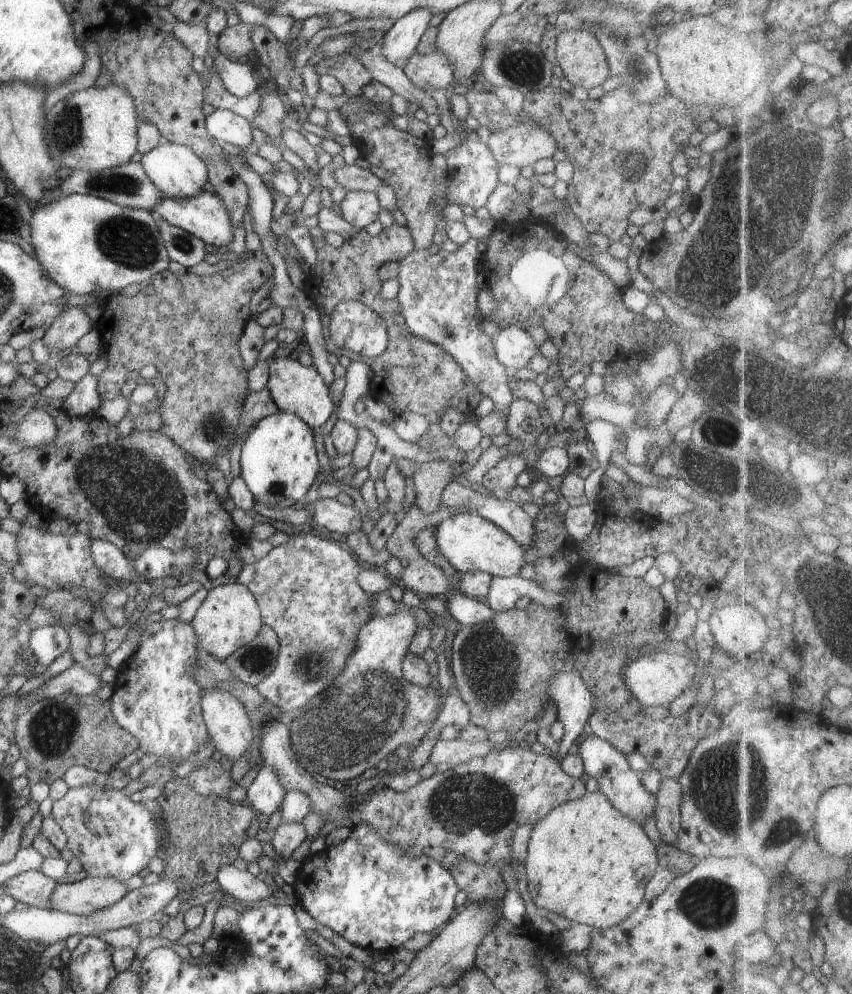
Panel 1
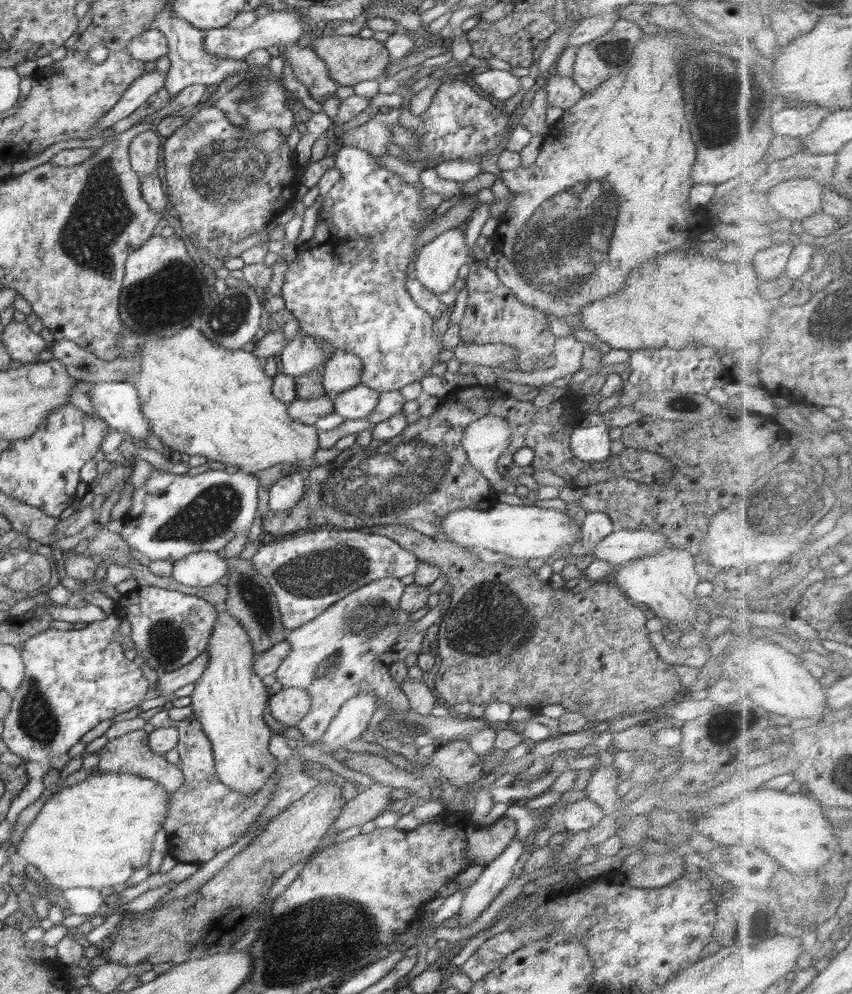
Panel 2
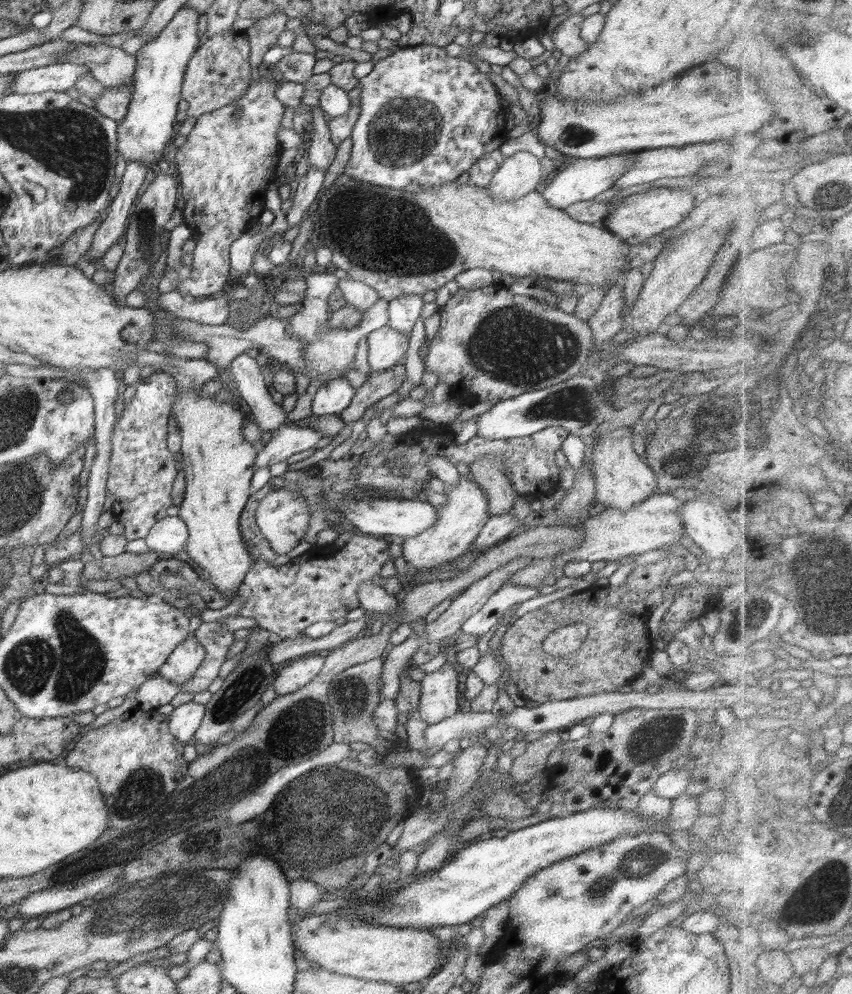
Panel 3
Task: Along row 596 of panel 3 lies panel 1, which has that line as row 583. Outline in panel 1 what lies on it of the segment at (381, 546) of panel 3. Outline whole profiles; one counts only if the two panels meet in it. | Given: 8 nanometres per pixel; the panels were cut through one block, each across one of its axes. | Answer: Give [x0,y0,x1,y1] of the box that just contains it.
[246,532,373,713]

